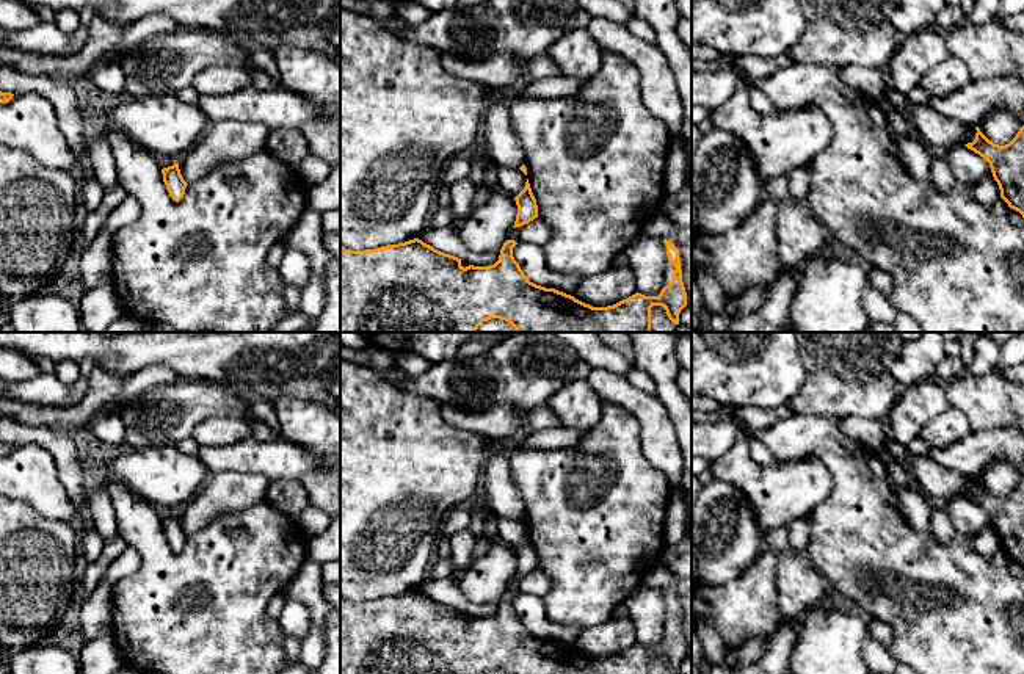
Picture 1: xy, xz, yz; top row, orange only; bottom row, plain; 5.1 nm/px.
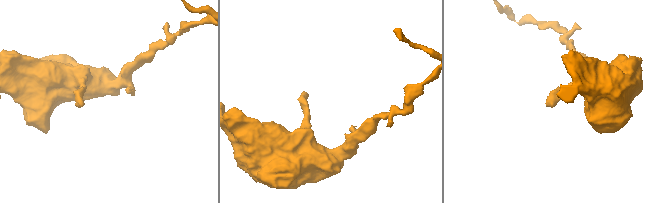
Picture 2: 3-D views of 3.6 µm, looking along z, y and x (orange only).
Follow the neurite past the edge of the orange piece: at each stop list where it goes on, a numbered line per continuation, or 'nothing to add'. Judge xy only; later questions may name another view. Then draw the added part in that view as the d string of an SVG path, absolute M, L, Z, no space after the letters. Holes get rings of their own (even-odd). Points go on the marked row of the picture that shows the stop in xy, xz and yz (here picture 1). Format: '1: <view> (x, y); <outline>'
nothing to add

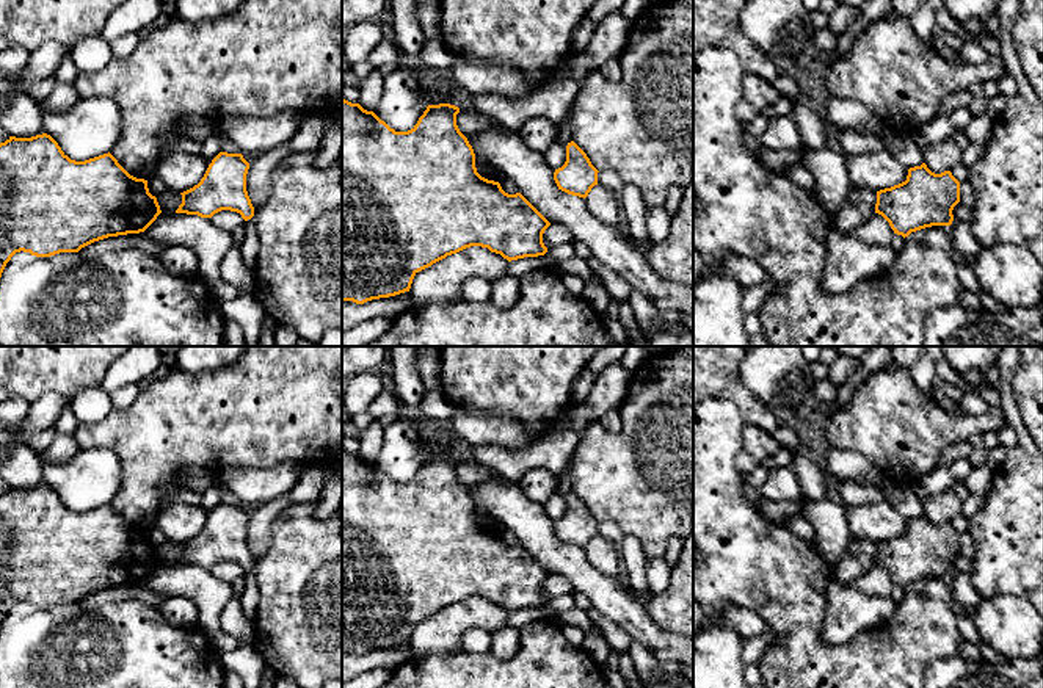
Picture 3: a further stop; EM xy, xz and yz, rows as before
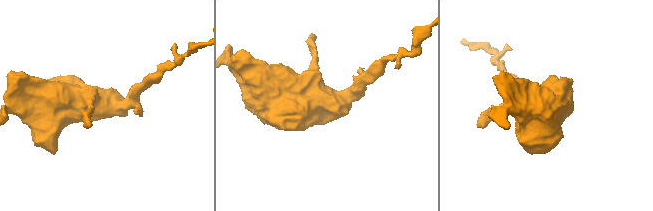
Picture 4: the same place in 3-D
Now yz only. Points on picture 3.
nothing to add

